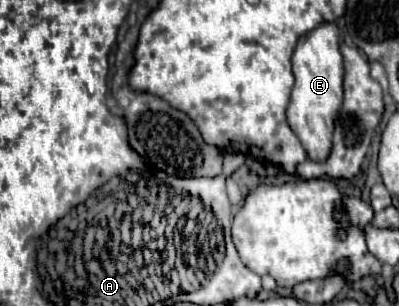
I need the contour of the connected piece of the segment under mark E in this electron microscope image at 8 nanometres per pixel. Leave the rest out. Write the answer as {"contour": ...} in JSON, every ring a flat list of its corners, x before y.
{"contour":[[323,23,303,35,291,57,295,87,287,107,287,123,299,137,311,161,325,161,333,149,333,129,343,105,343,57,339,53,339,29,335,23]]}

